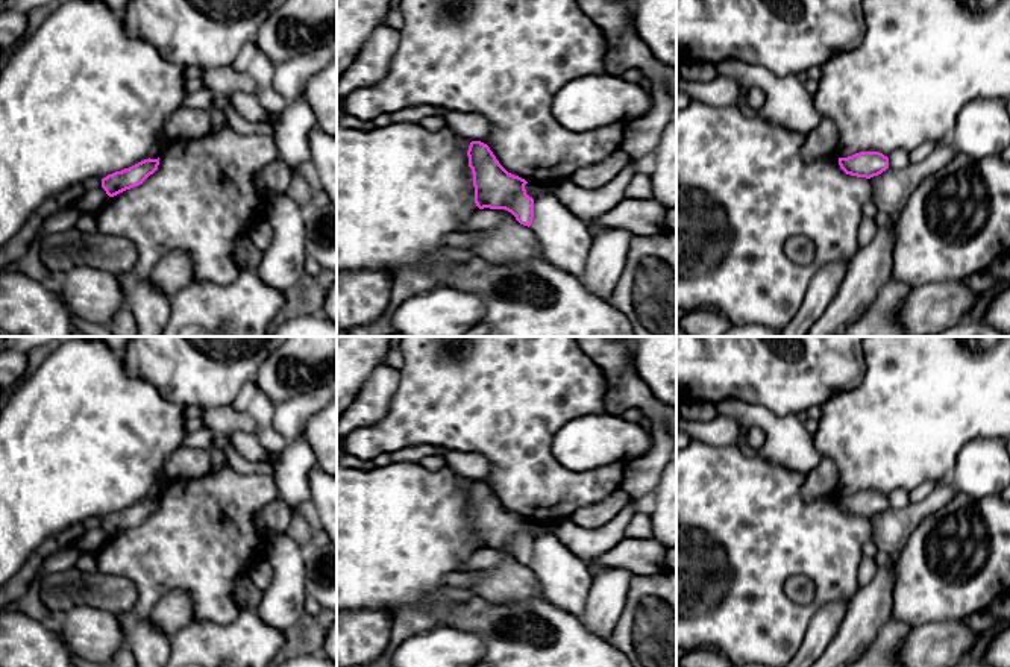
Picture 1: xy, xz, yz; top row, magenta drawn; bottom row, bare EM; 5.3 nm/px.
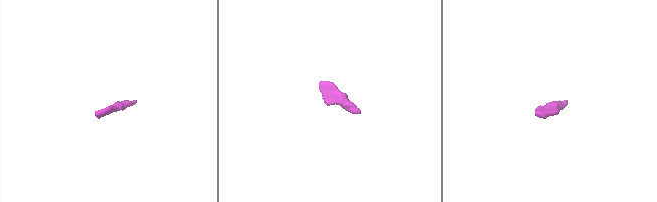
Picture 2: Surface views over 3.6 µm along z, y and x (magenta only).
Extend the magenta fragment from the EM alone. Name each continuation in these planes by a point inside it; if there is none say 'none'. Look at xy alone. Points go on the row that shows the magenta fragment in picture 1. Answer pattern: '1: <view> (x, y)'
none

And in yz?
none

